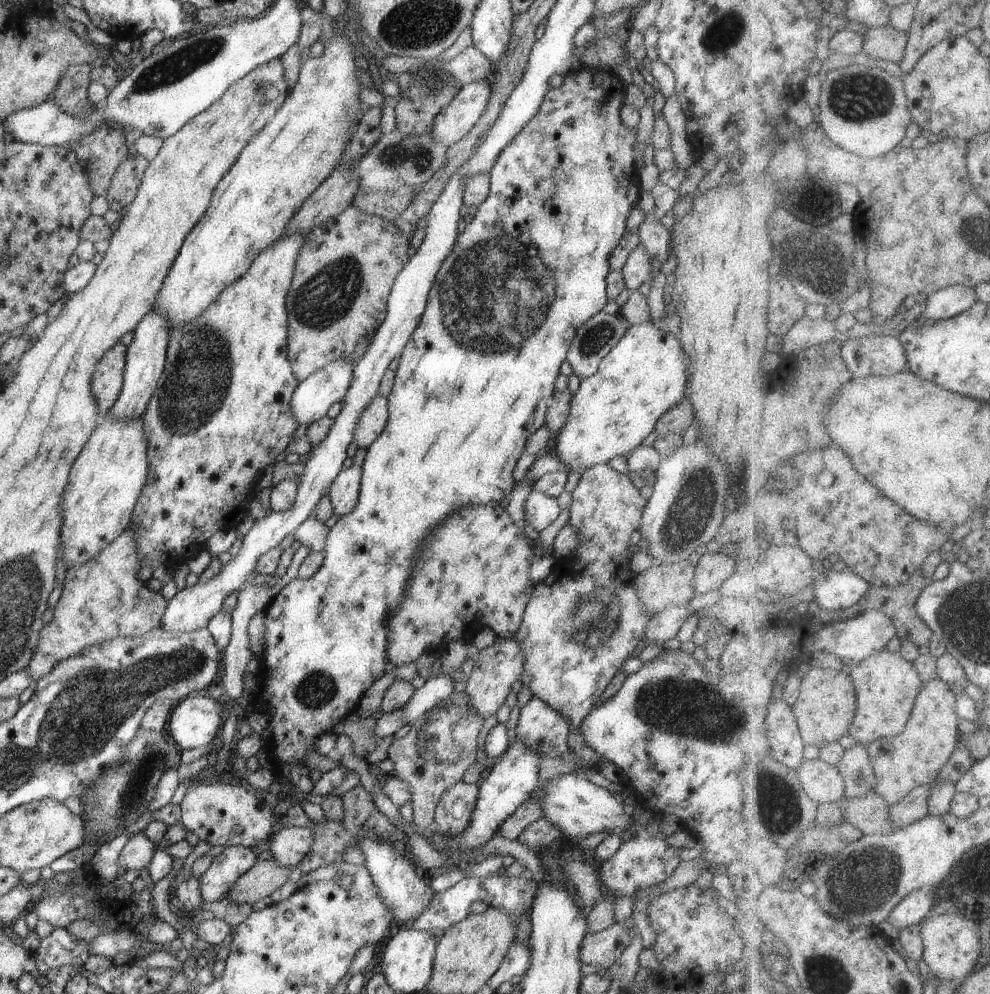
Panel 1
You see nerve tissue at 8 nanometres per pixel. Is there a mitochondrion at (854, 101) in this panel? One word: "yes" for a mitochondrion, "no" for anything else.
yes

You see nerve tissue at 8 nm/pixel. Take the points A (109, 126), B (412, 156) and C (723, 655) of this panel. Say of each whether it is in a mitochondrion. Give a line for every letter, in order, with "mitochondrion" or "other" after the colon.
A: other
B: mitochondrion
C: other

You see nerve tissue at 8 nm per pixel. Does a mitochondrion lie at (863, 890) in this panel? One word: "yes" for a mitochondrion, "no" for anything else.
yes

